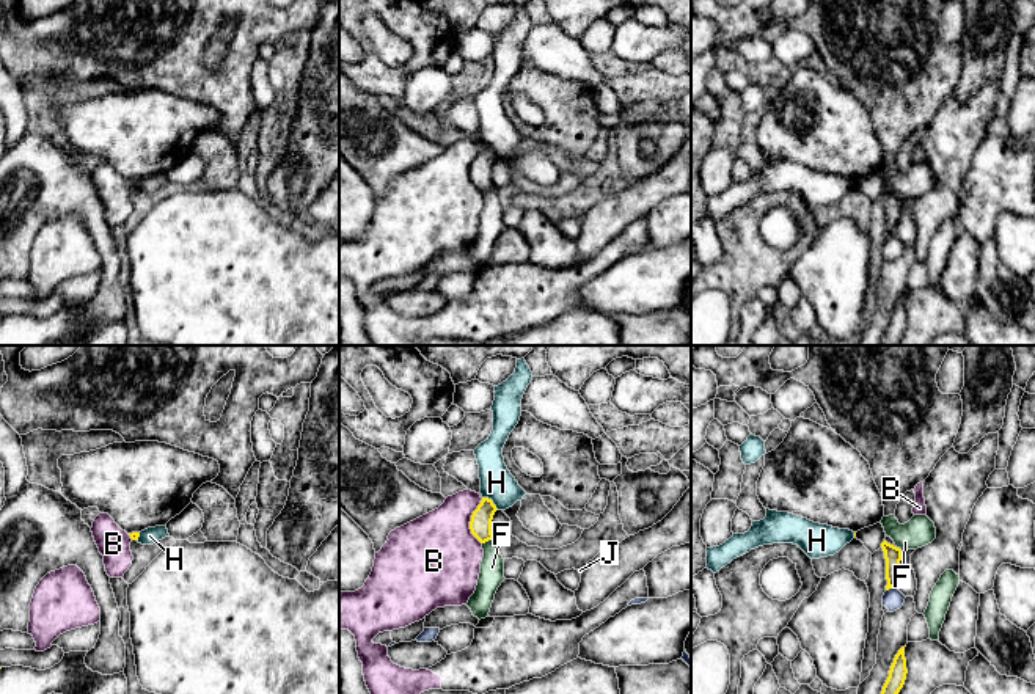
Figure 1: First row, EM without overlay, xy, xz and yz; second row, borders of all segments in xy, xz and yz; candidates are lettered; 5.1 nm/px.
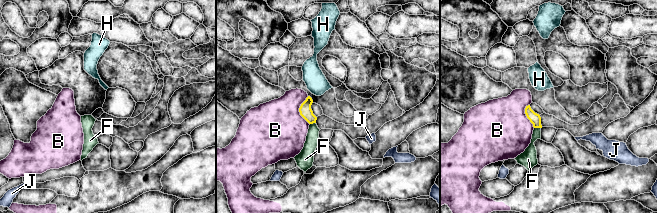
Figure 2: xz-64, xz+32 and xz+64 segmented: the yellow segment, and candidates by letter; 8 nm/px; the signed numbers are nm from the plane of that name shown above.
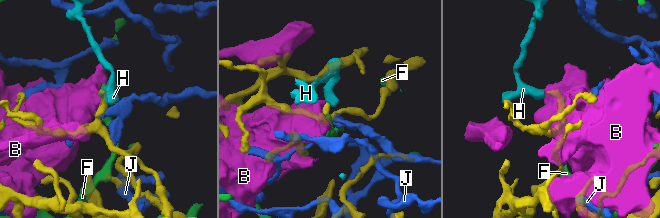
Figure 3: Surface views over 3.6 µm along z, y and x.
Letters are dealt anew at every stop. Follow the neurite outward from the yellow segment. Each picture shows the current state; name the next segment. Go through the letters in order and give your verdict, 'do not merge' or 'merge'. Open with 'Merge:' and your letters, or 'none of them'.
Merge: none of them
B: do not merge
F: do not merge
H: do not merge
J: do not merge

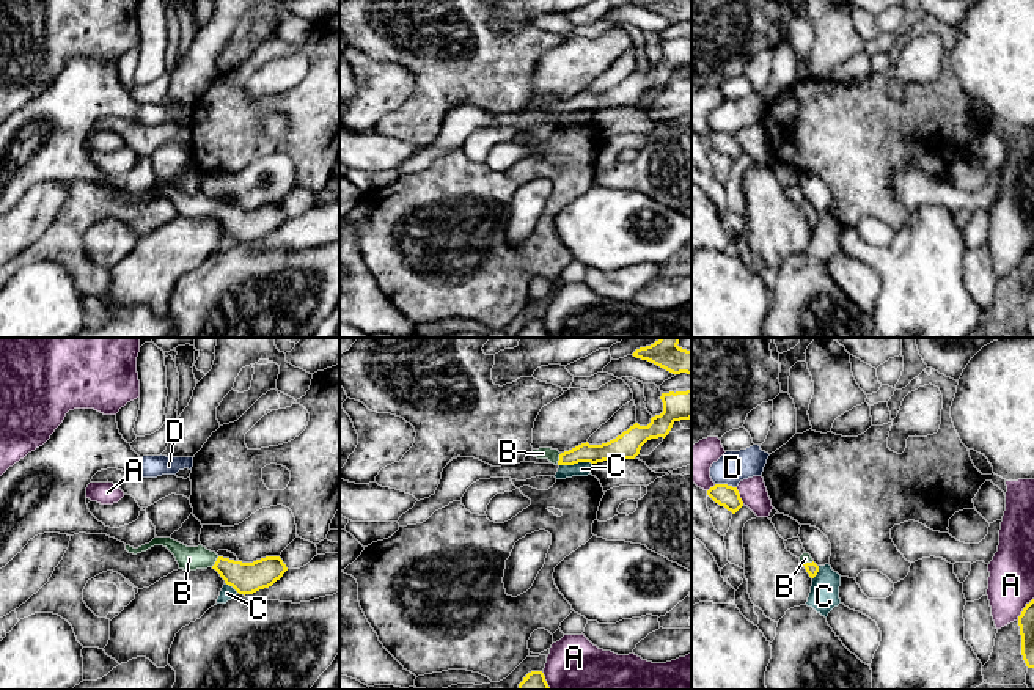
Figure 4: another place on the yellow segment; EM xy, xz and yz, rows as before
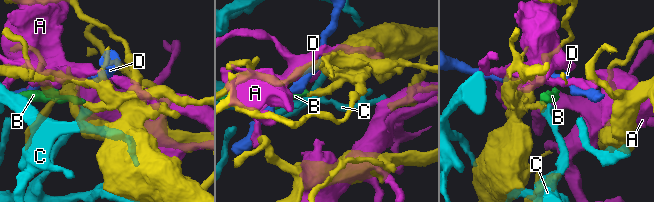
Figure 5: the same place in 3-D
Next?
Merge: B
A: do not merge
B: merge
C: do not merge
D: do not merge

